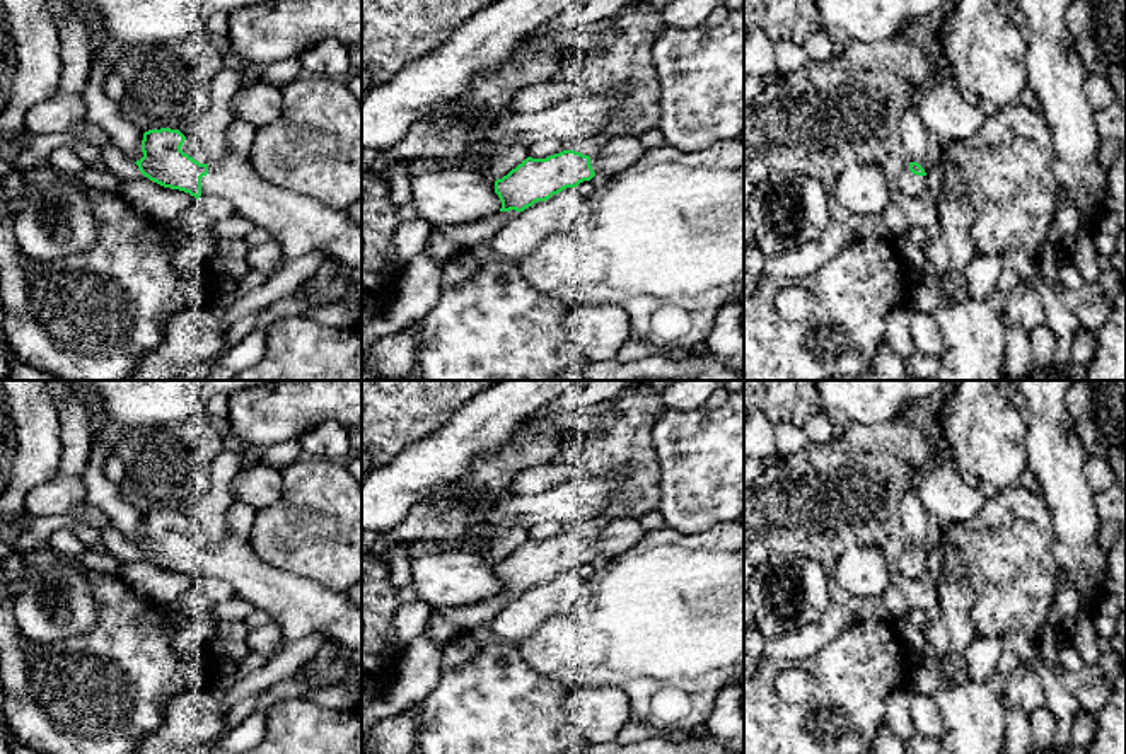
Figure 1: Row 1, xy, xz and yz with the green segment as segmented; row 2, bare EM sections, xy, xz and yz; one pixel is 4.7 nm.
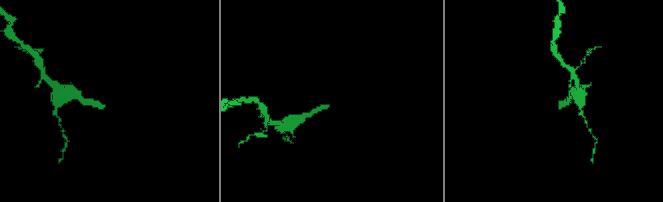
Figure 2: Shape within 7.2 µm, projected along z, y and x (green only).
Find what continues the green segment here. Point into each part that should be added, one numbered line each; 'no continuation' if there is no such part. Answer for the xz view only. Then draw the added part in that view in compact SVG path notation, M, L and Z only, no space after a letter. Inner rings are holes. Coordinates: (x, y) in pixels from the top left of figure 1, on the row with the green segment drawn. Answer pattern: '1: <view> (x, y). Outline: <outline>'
1: xz (621, 152). Outline: M623 135L609 140L597 154L590 157L590 165L595 174L616 176L636 164L647 147L640 136Z

